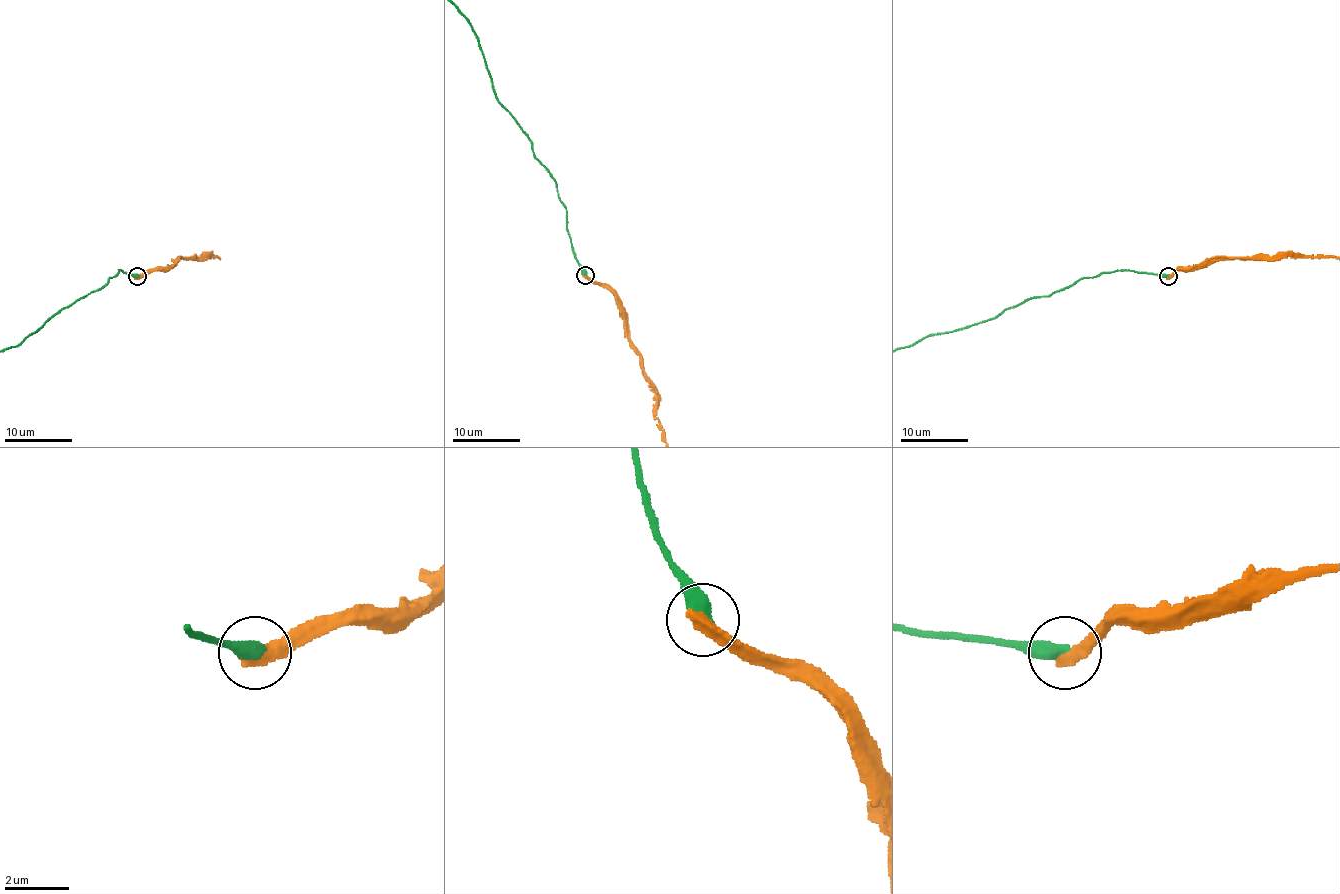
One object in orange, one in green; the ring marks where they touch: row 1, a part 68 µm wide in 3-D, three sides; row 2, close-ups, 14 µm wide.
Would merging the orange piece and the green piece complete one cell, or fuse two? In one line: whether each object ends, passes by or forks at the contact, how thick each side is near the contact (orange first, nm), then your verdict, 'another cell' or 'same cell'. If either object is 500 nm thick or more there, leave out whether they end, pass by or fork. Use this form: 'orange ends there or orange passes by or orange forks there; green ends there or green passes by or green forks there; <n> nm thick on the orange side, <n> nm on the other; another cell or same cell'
orange ends there; green ends there; 480 nm thick on the orange side, 480 nm on the other; another cell

